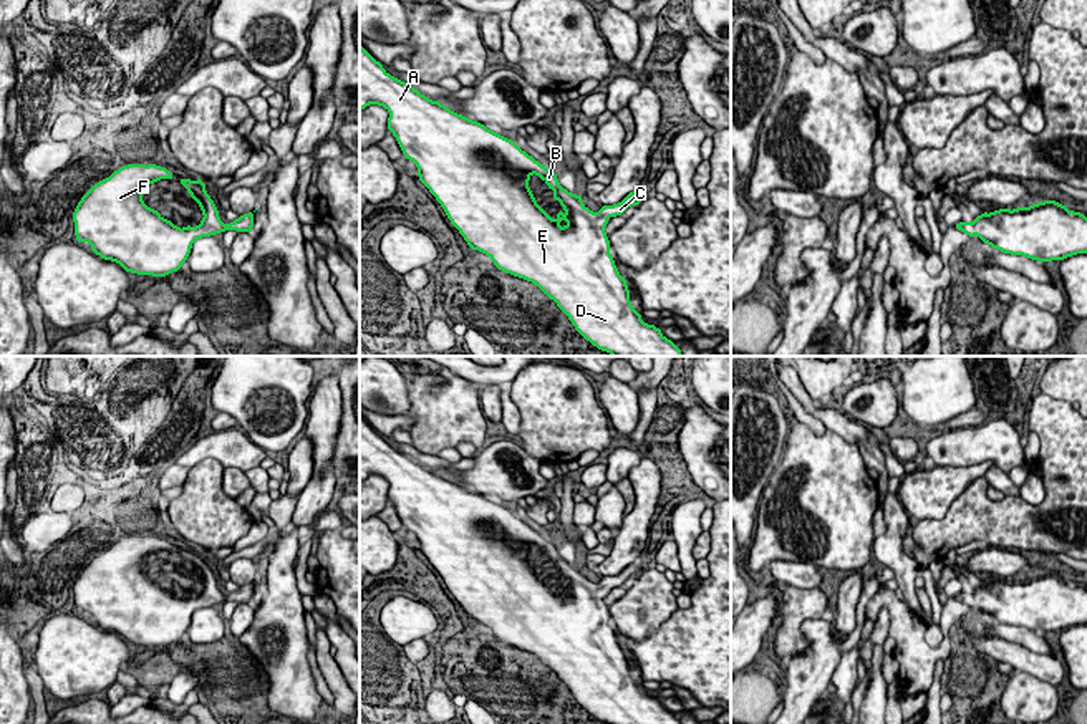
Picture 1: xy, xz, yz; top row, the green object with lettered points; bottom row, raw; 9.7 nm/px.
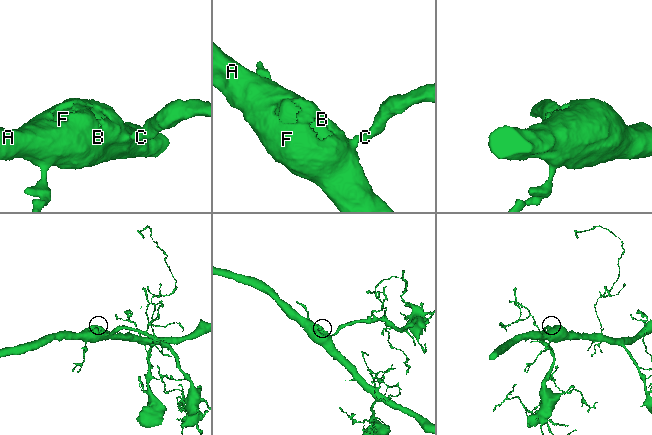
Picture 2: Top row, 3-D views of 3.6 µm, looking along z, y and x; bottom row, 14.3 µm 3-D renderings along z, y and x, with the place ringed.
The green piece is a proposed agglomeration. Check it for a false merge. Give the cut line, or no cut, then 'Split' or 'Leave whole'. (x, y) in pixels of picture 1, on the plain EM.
No split. Leave whole

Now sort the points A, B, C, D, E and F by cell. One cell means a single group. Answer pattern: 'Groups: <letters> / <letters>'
Groups: A B C D E F

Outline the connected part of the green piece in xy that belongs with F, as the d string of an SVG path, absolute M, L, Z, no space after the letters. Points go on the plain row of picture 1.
M128 535L113 543L108 550L94 555L80 572L73 583L76 613L89 613L91 621L104 631L118 633L126 643L139 646L166 648L177 643L187 631L192 613L200 608L210 608L229 600L237 603L252 603L254 583L240 586L232 595L222 595L214 572L205 563L205 553L200 550L179 553L189 562L192 570L200 577L204 585L197 598L179 600L172 591L162 590L159 582L149 580L143 573L143 558L159 550L172 550L174 545L156 535Z

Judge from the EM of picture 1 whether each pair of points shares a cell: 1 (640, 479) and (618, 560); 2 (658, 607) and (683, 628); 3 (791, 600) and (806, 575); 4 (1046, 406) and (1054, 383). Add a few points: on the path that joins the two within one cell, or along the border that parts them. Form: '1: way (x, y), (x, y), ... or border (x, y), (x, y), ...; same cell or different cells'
1: way (642, 499), (642, 514), (632, 540); same cell
2: border (678, 608), (657, 630), (640, 640); different cells
3: border (768, 575), (796, 587), (817, 588); different cells
4: border (1041, 391), (1069, 403); different cells

